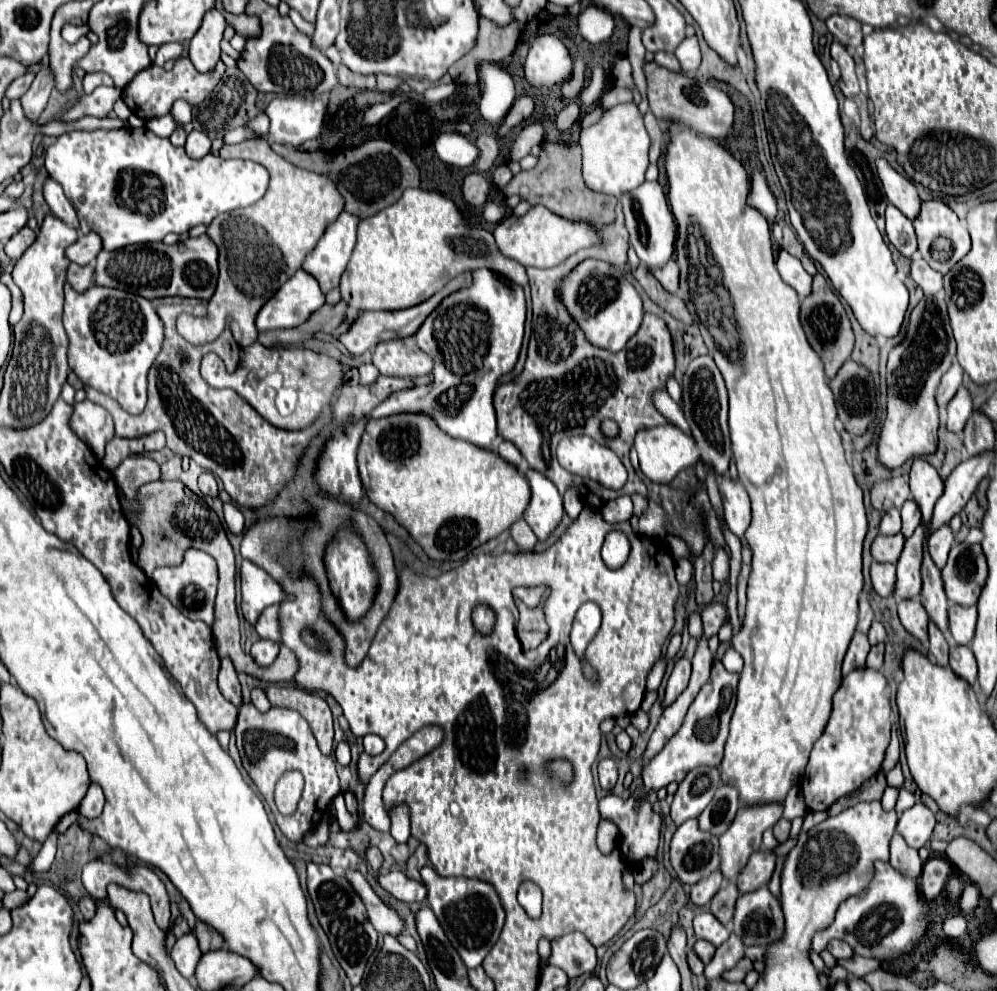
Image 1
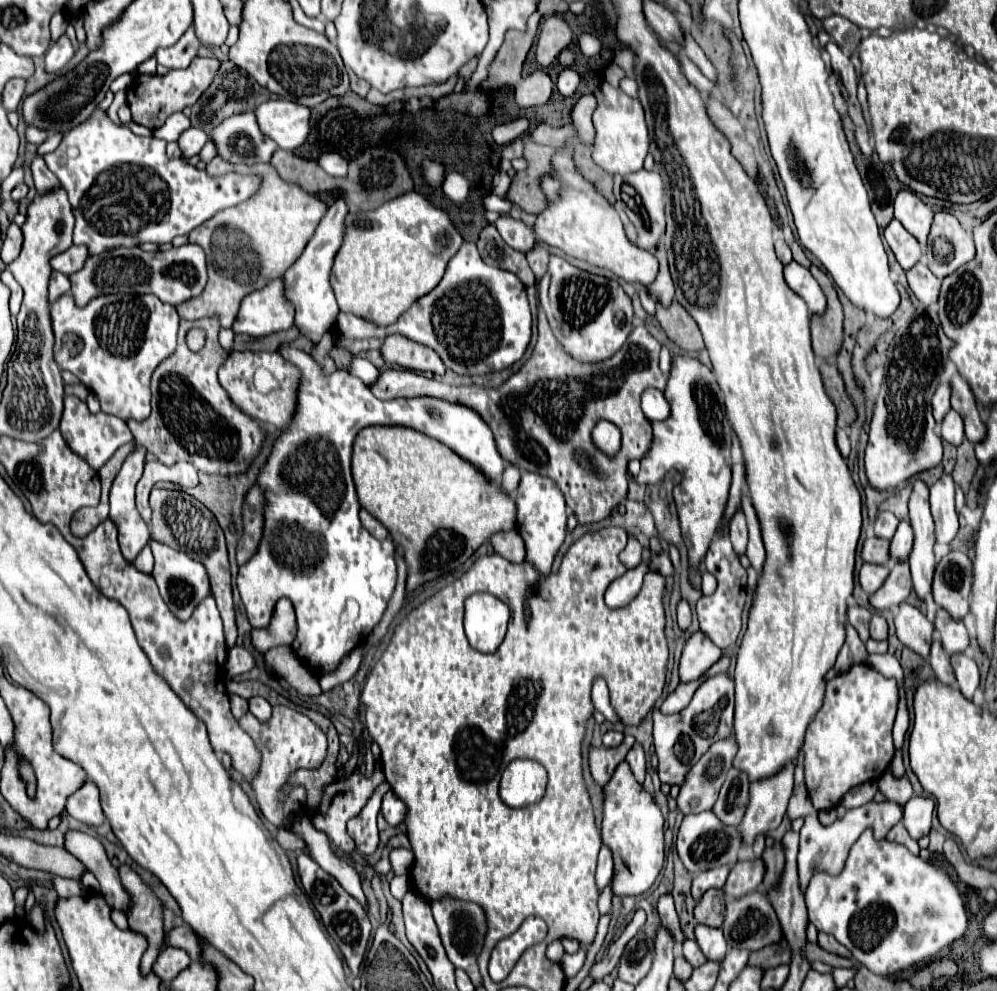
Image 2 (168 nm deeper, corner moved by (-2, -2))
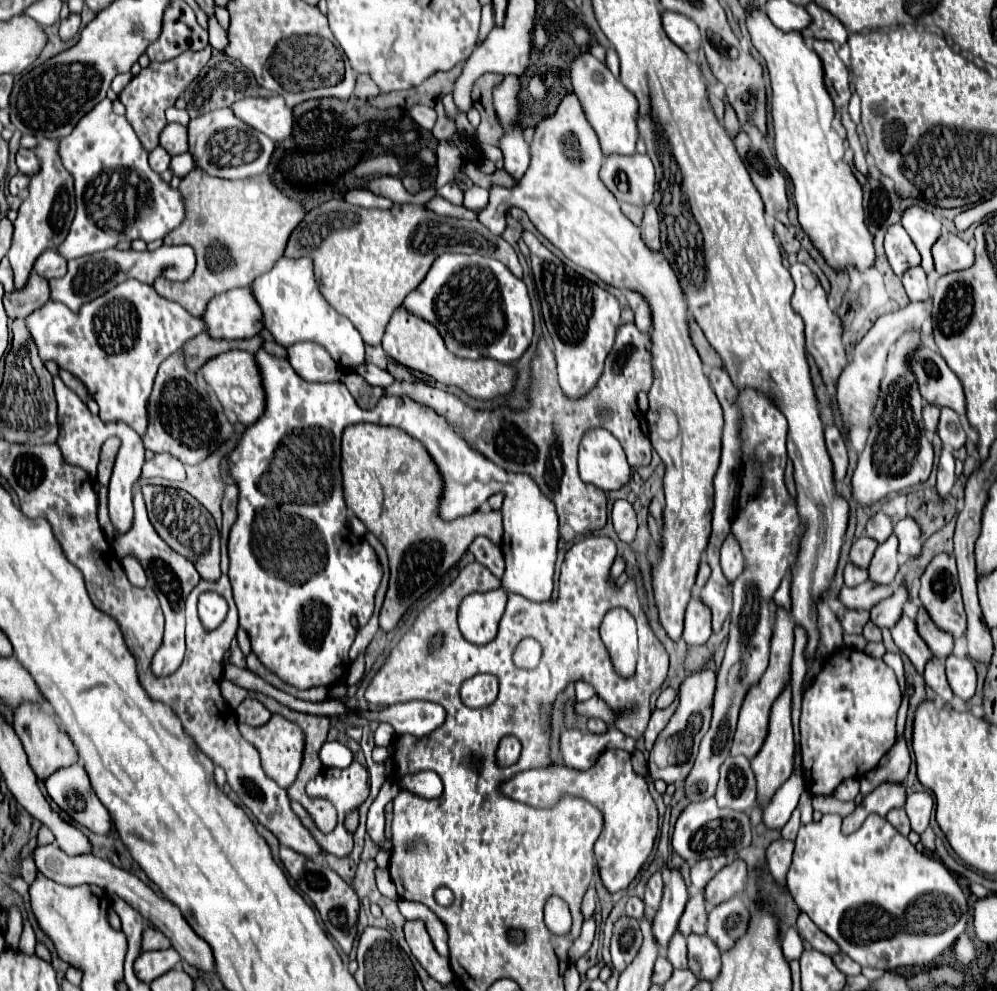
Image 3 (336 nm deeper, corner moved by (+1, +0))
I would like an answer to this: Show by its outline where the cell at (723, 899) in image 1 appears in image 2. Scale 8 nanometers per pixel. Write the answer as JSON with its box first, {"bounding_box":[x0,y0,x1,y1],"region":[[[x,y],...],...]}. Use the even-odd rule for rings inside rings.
{"bounding_box":[695,888,725,928],"region":[[[721,888],[707,890],[695,908],[695,920],[713,928],[721,928],[725,912],[725,892]]]}

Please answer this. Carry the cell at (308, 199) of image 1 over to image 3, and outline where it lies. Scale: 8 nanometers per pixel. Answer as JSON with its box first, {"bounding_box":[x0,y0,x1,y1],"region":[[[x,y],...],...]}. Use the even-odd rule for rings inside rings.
{"bounding_box":[154,168,306,318],"region":[[[194,168],[186,178],[182,178],[178,192],[182,192],[186,200],[186,220],[182,220],[176,232],[168,232],[164,236],[164,244],[166,246],[172,246],[172,244],[192,246],[196,252],[198,264],[190,280],[178,284],[178,282],[170,282],[158,276],[158,280],[154,280],[154,288],[160,296],[182,304],[192,316],[198,316],[198,318],[204,314],[206,304],[214,294],[240,288],[240,286],[250,286],[254,278],[258,278],[262,272],[268,272],[276,264],[276,260],[282,258],[290,232],[302,222],[306,214],[298,202],[282,196],[282,192],[270,182],[268,174],[260,174],[260,176],[246,178],[246,180],[222,180],[222,178],[212,178],[204,174],[202,170]]]}

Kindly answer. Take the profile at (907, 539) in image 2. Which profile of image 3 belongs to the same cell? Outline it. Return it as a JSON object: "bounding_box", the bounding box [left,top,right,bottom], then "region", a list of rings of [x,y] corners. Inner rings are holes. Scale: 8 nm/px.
{"bounding_box":[868,536,898,584],"region":[[[890,536],[884,544],[876,548],[874,558],[868,566],[868,580],[876,584],[890,584],[898,572],[896,552],[898,552],[898,540],[896,536]]]}

